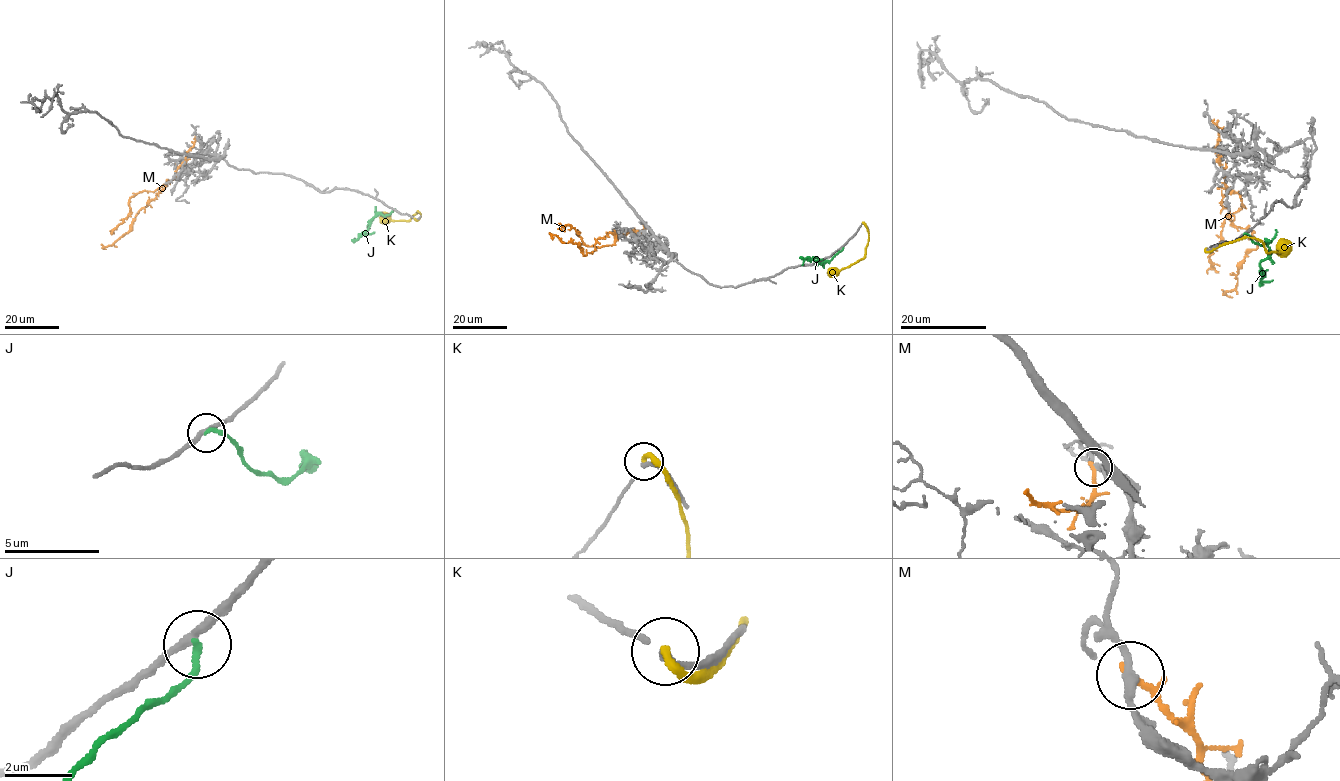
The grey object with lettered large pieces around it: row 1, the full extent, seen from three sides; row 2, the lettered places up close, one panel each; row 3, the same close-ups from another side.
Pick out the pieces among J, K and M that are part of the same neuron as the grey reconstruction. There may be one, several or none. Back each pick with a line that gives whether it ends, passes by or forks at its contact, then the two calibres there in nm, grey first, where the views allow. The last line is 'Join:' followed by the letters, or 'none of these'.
Join: none of these

